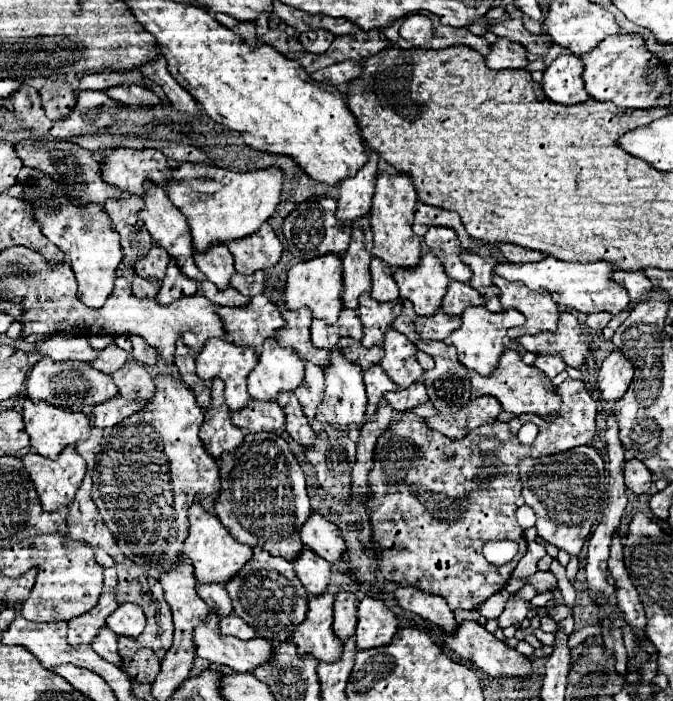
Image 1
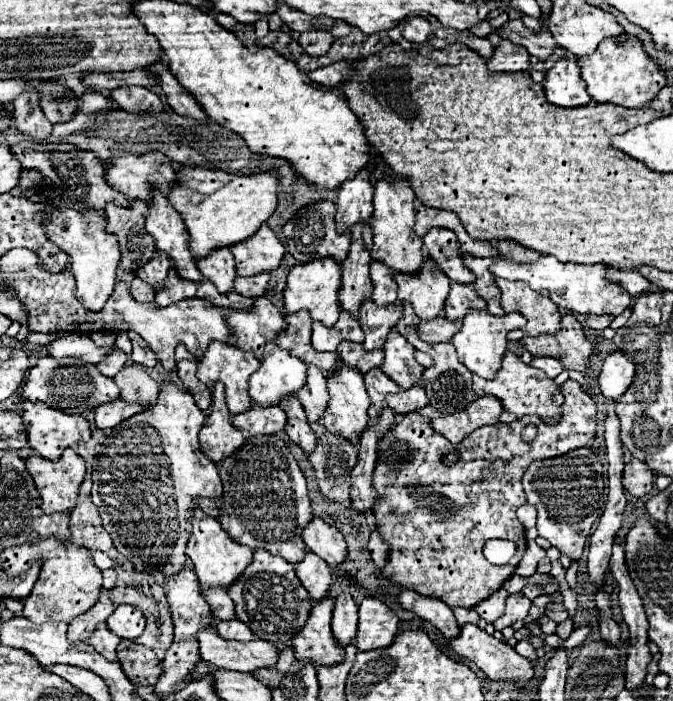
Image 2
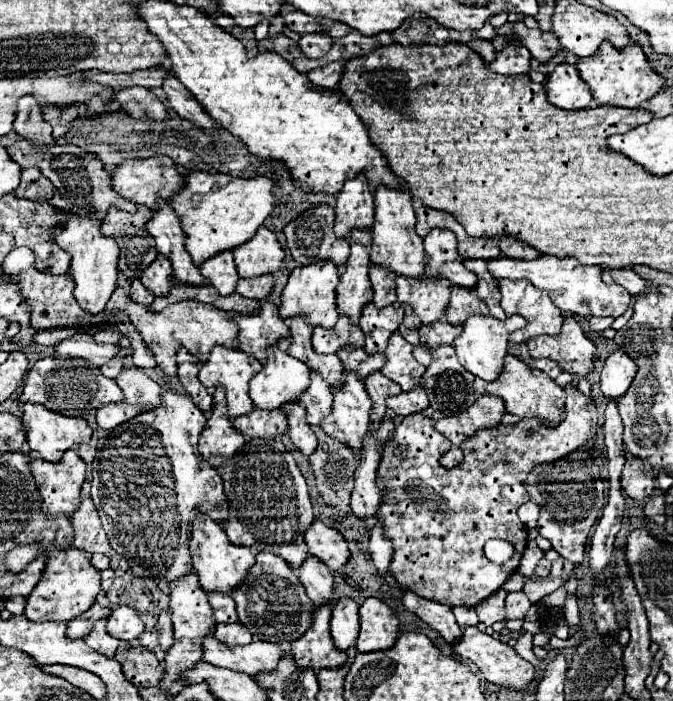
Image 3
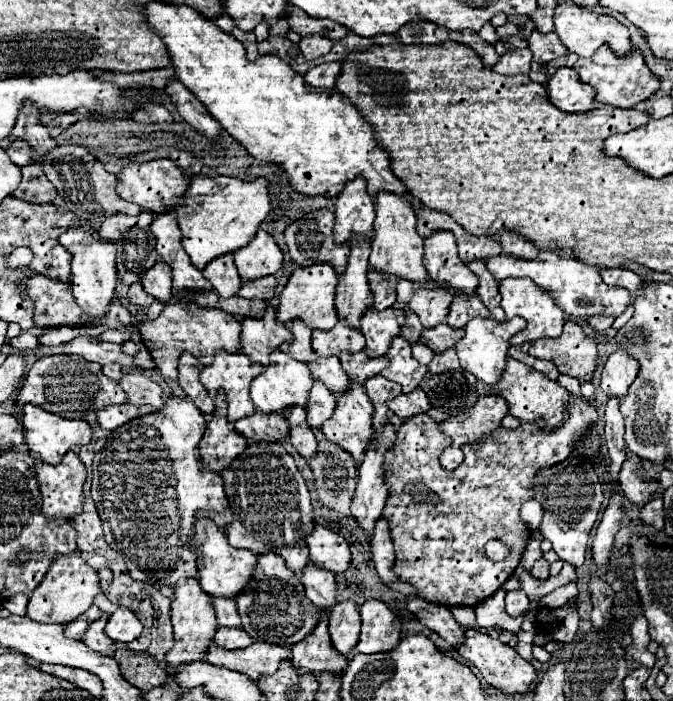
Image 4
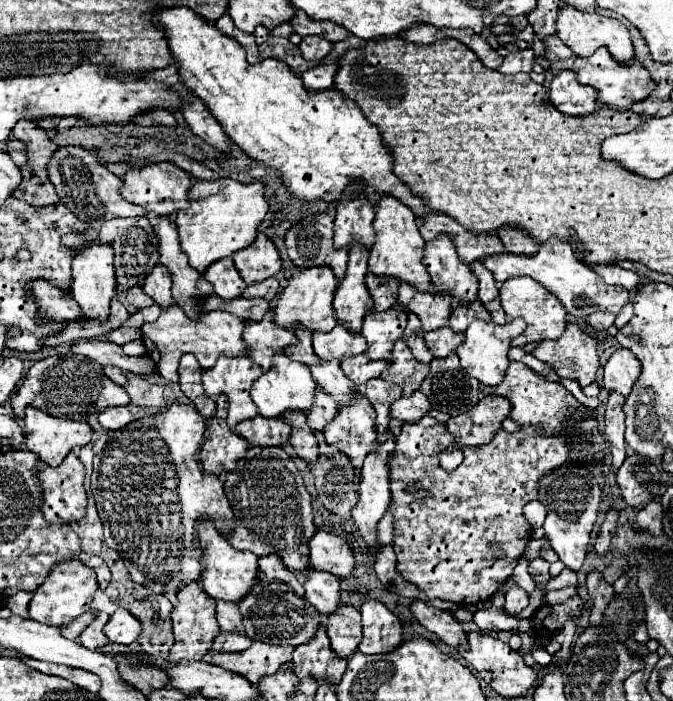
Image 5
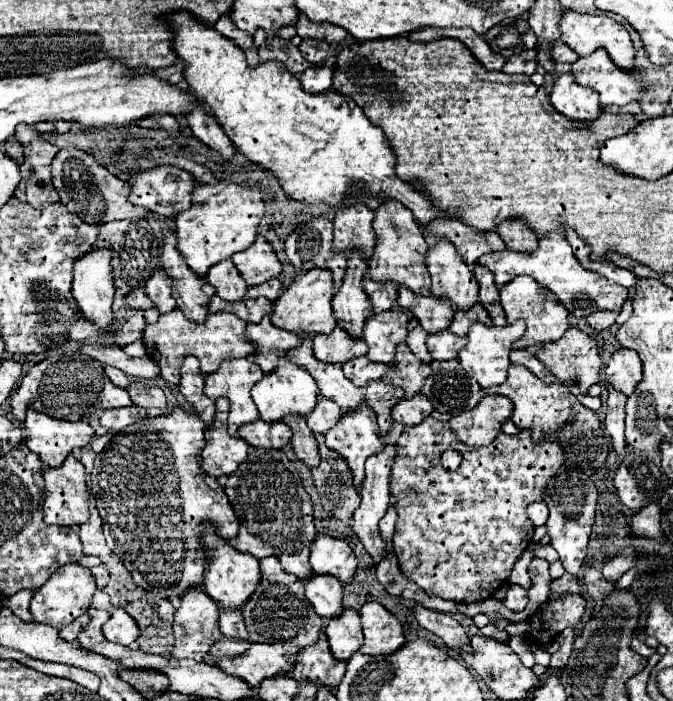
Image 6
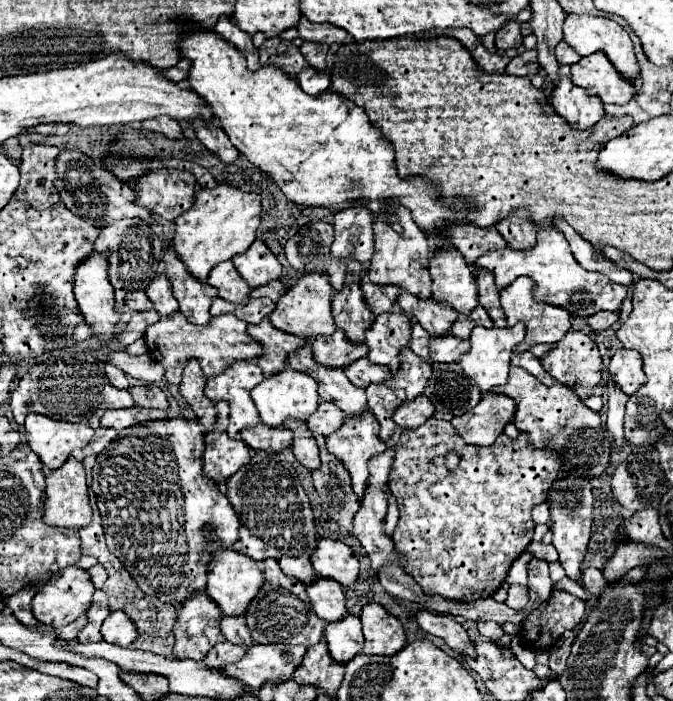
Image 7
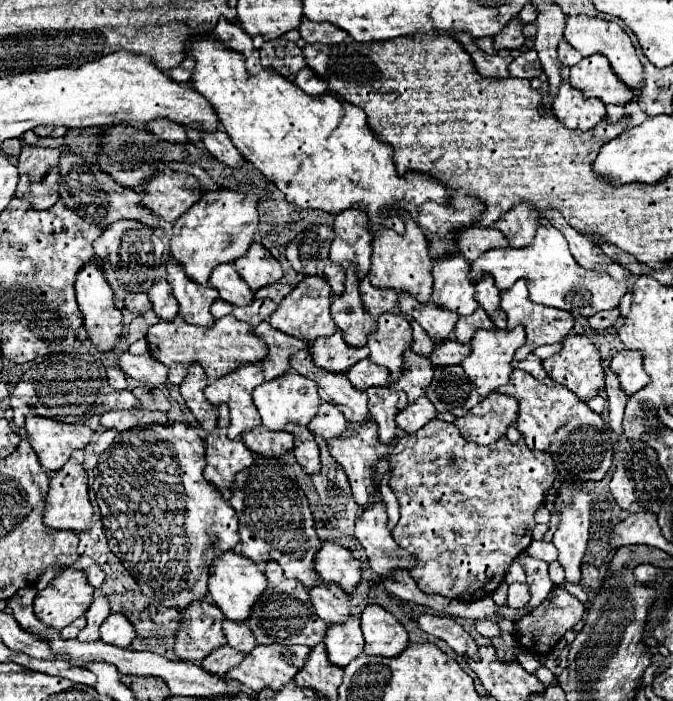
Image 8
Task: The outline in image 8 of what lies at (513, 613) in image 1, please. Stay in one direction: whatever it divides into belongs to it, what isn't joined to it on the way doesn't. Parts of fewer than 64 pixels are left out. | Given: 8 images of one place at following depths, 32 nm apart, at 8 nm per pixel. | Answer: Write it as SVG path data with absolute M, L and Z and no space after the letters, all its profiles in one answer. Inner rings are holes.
M510 584L508 588L508 606L510 608L524 608L530 600L530 592L526 584Z

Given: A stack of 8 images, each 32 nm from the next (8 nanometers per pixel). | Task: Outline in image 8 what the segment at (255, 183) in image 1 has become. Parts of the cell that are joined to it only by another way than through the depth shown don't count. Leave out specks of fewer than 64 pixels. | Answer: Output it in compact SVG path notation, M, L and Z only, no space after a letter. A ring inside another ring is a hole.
M228 188L202 192L202 198L174 222L170 254L184 266L190 280L208 284L212 270L218 264L232 262L244 256L258 228L258 196L242 194Z

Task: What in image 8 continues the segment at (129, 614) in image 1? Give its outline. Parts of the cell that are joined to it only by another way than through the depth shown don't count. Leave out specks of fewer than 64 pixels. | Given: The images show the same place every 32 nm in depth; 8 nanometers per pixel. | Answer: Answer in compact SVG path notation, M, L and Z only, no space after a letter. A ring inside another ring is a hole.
M112 612L100 626L102 642L128 648L134 638L136 638L136 630L132 628L132 624L128 624L126 616L120 616L120 612Z

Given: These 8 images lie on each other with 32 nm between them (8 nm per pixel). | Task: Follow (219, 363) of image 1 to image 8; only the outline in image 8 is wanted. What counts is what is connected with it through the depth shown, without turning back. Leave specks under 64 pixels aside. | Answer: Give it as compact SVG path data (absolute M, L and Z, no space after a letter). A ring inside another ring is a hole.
M242 364L240 368L228 372L222 378L216 378L204 390L206 398L214 406L228 404L230 408L230 426L228 436L232 440L240 438L242 432L252 430L260 424L260 414L252 404L252 390L264 382L262 368L258 364Z

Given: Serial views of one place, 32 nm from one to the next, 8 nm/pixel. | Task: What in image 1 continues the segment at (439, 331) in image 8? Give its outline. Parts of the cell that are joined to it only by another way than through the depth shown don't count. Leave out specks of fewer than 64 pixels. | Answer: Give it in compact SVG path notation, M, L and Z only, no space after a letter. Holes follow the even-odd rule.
M428 248L422 250L420 264L416 268L396 268L394 280L400 288L400 298L408 298L414 304L418 316L430 316L440 310L442 296L450 284L444 266Z

